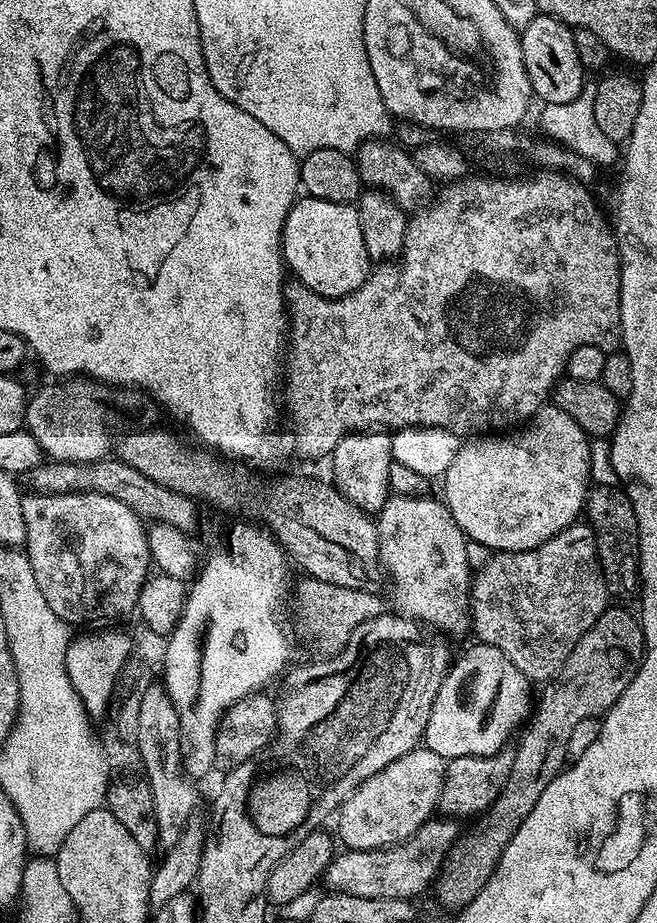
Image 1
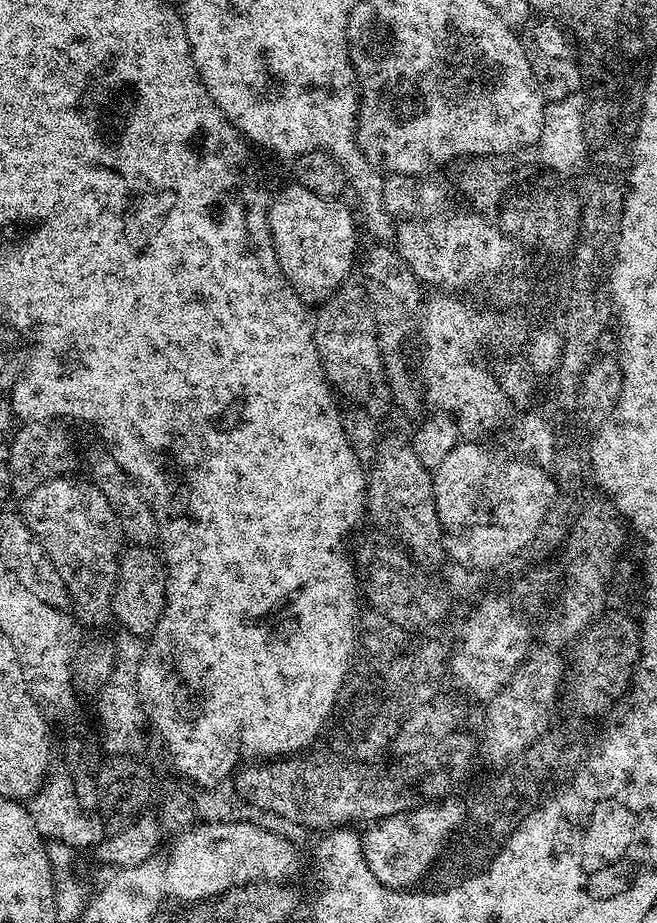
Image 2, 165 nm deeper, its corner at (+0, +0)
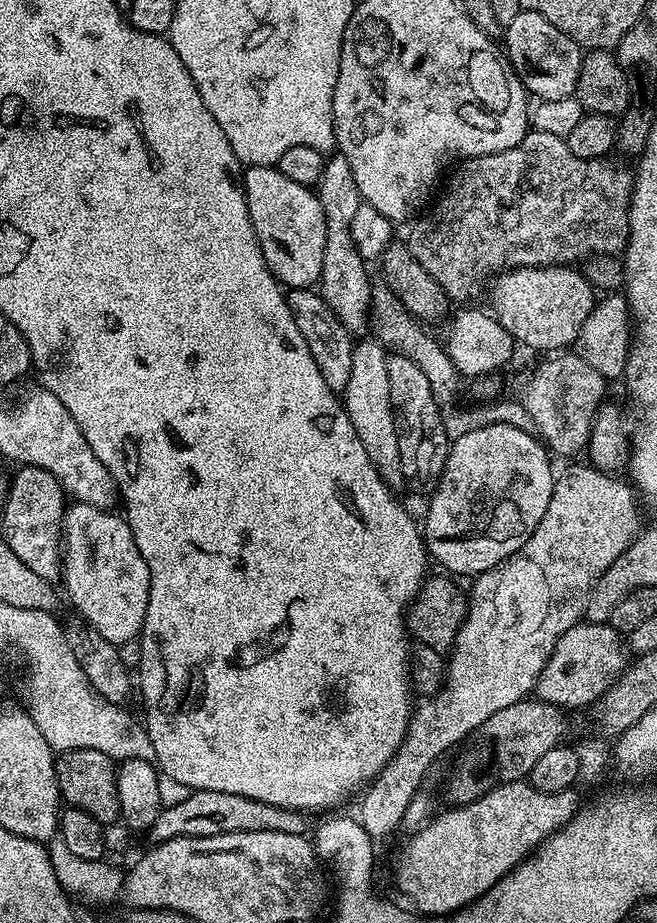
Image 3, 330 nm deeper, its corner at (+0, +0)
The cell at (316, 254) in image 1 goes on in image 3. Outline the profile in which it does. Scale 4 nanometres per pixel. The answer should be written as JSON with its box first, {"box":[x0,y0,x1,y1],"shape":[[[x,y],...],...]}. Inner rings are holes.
{"box":[242,166,326,289],"shape":[[[276,166],[245,167],[242,183],[250,222],[269,270],[289,289],[312,288],[320,279],[322,254],[326,254],[326,218],[315,191],[290,182]]]}

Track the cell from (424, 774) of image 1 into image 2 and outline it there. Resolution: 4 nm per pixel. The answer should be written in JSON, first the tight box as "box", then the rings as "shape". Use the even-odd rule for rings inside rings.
{"box":[363,794,468,890],"shape":[[[453,794],[444,800],[437,800],[434,804],[423,804],[409,812],[373,820],[363,829],[366,866],[370,866],[370,874],[374,874],[374,878],[378,878],[382,886],[397,890],[412,890],[419,885],[416,883],[431,868],[433,871],[446,845],[453,839],[454,834],[459,833],[468,814],[468,804],[460,801],[458,797],[459,795]]]}

